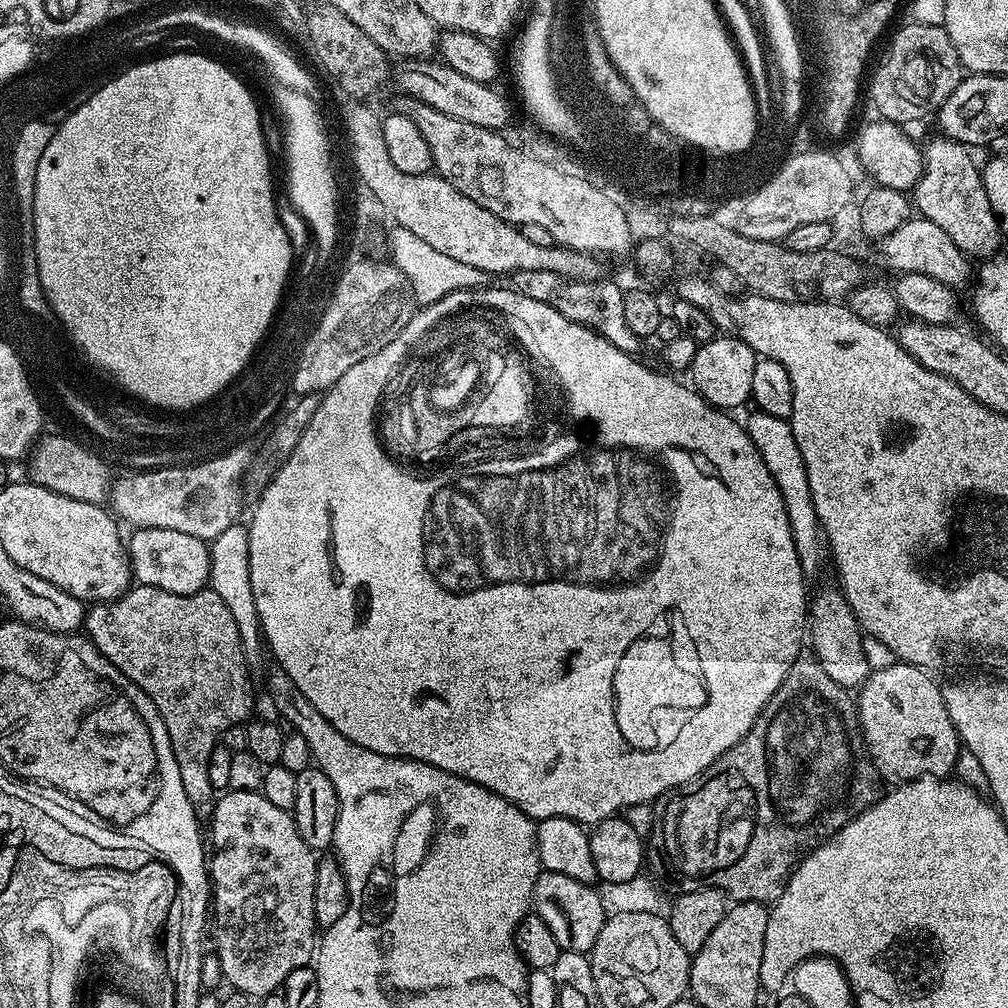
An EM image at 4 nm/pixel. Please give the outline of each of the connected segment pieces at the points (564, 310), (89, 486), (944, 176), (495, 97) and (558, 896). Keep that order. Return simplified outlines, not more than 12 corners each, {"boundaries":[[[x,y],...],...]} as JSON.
{"boundaries":[[[522,270],[511,287],[627,354],[641,337],[612,280]],[[41,435],[31,483],[103,505],[108,468],[68,436]],[[965,145],[922,148],[910,193],[969,258],[1001,251],[1000,224]],[[443,62],[407,93],[440,113],[503,131],[512,104]],[[541,871],[532,908],[565,952],[591,953],[606,919],[593,885]]]}

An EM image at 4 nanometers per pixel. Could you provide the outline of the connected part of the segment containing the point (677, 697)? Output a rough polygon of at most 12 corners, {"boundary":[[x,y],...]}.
{"boundary":[[691,640],[631,645],[614,691],[618,727],[646,752],[684,737],[708,701]]}

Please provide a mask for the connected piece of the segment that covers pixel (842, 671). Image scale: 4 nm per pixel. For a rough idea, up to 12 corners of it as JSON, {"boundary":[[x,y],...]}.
{"boundary":[[835,583],[810,600],[811,655],[838,686],[870,675],[865,633]]}

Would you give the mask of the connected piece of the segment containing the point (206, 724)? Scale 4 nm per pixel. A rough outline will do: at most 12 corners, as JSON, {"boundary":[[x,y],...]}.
{"boundary":[[136,584],[83,631],[154,702],[194,814],[210,754],[253,715],[211,587]]}

